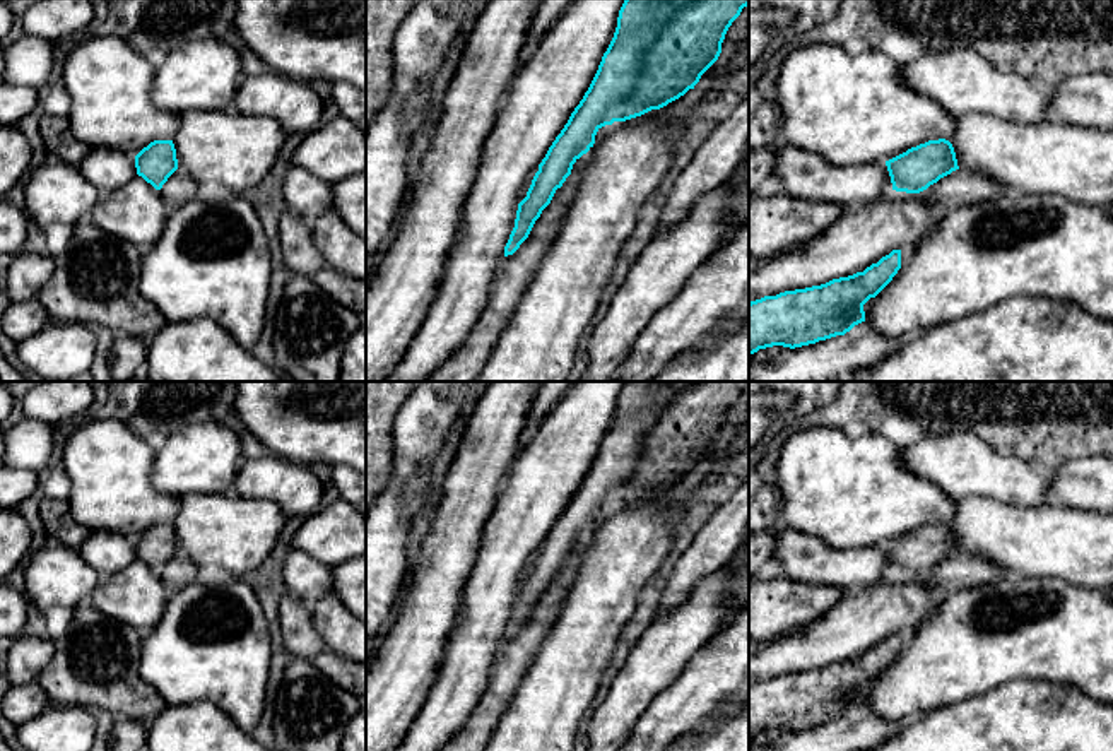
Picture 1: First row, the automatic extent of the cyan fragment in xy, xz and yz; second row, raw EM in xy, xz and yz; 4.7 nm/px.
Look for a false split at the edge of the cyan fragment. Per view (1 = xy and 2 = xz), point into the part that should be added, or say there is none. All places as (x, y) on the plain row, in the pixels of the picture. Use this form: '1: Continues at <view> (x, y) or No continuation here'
1: Continues at xy (180, 572)
2: Continues at xz (515, 656)

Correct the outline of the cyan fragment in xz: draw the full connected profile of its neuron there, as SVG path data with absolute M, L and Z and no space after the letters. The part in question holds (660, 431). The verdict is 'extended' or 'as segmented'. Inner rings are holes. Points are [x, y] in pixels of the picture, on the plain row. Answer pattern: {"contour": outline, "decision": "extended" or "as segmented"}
{"contour": "M749 381L624 383L614 421L588 474L539 547L527 580L518 587L515 611L504 630L504 640L494 655L487 688L465 727L443 751L486 749L535 653L559 616L590 534L610 513L614 505L626 505L651 493L660 493L694 472L701 458L718 443L728 411L747 388Z", "decision": "extended"}

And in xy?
{"contour": "M154 523L135 539L137 558L150 566L169 594L197 578L197 565L178 551L173 523Z", "decision": "extended"}

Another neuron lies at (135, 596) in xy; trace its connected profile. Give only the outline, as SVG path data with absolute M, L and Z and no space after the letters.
M138 558L123 571L101 578L89 597L99 612L133 626L142 635L159 623L168 600L169 592L159 573Z

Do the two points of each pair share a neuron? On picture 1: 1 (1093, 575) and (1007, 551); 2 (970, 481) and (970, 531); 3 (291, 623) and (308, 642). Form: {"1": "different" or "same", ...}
{"1": "same", "2": "different", "3": "same"}

